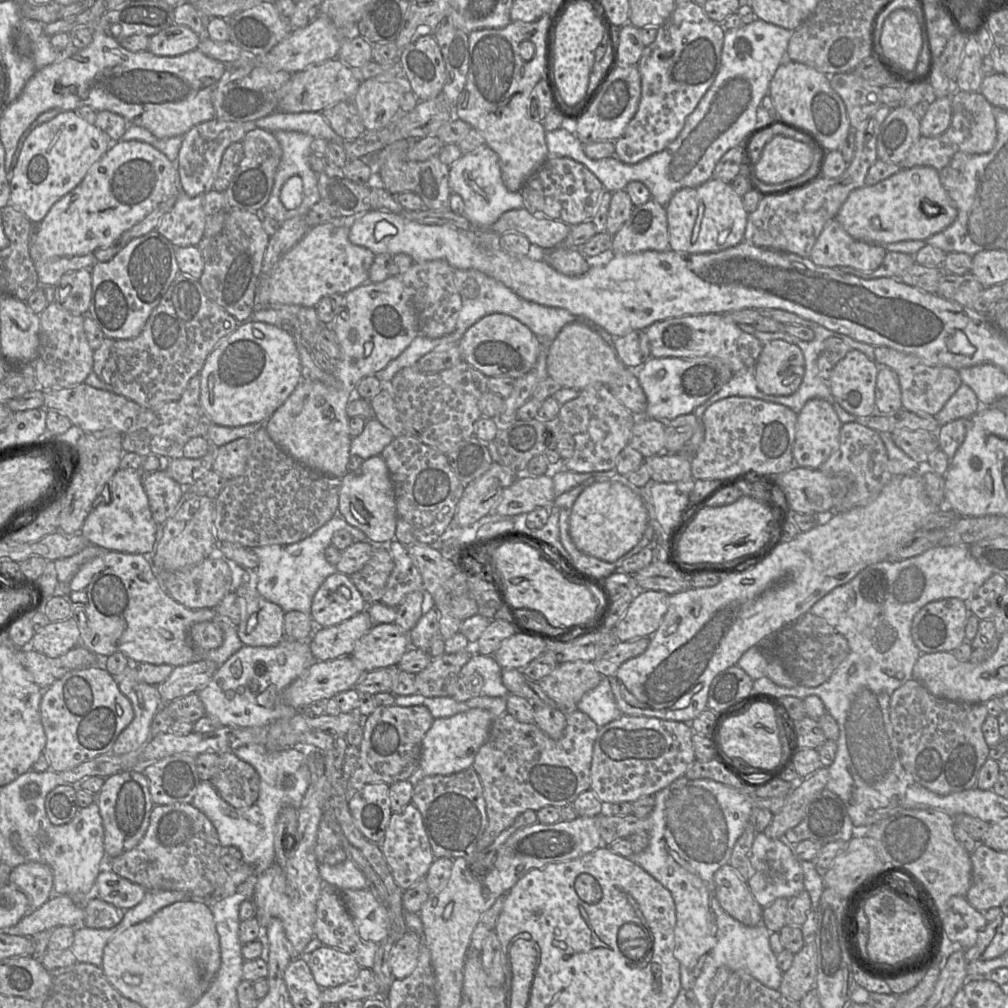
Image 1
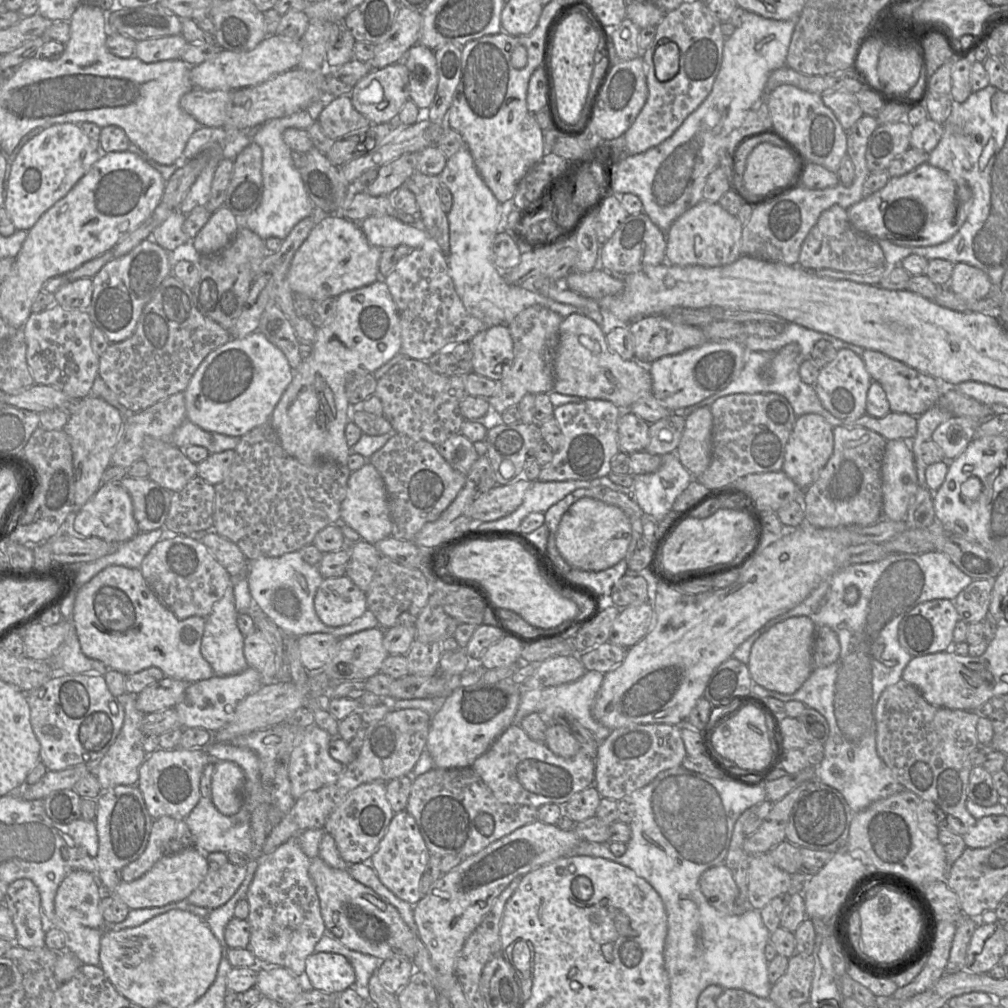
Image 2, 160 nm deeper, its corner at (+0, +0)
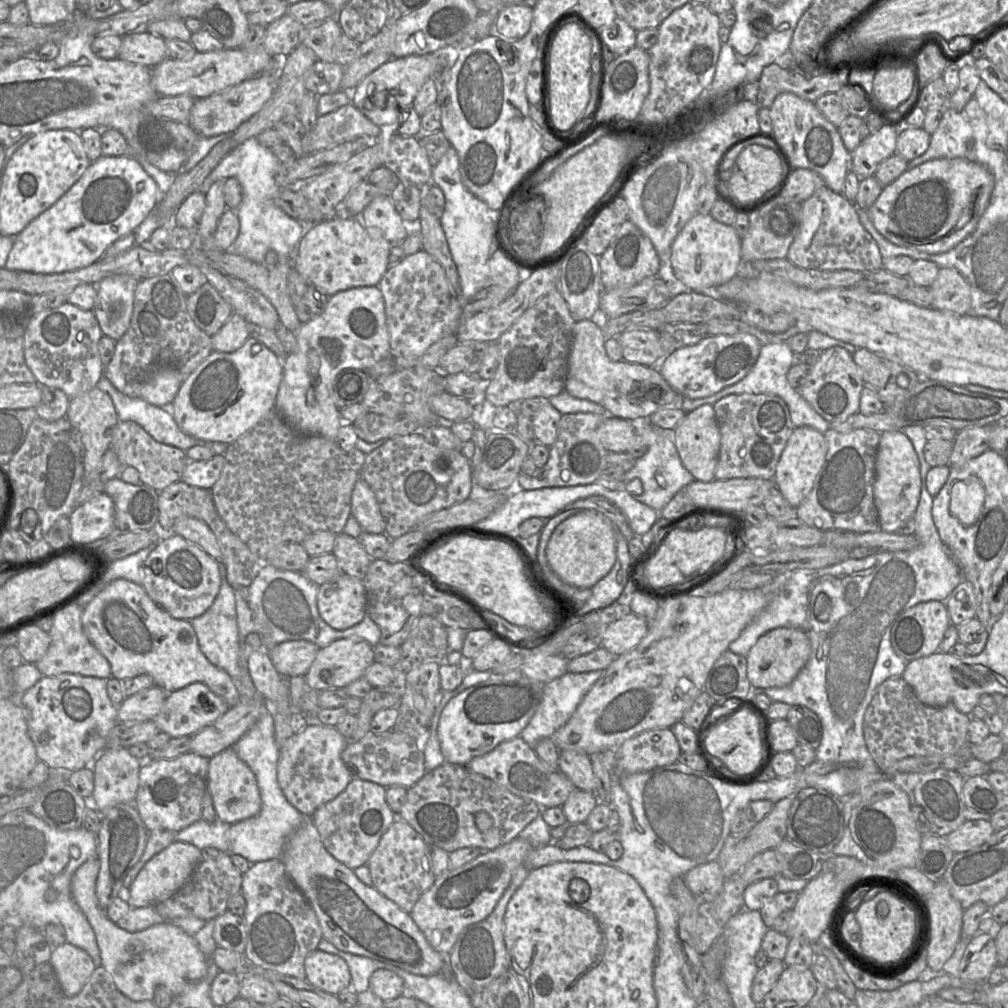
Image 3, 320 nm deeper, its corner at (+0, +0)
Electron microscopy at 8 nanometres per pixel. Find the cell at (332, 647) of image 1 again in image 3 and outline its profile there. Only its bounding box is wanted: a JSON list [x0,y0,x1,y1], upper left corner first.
[268,640,319,678]

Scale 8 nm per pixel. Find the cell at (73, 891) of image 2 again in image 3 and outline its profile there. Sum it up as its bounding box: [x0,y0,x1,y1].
[71,857,207,1002]

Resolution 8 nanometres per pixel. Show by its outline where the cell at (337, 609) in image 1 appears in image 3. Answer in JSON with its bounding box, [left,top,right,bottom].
[317,573,366,630]

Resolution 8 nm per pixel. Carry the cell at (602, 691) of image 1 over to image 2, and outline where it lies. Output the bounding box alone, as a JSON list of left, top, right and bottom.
[512,670,612,742]

